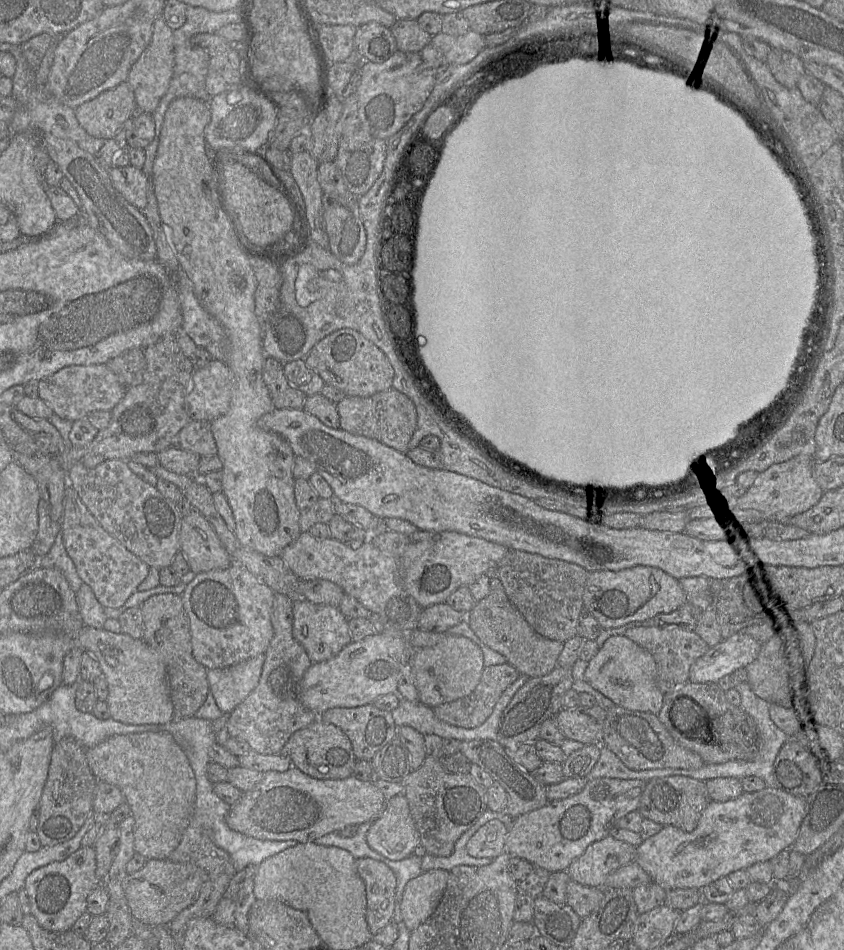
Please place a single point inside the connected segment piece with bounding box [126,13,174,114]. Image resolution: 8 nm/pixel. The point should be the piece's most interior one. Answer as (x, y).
(149, 77)

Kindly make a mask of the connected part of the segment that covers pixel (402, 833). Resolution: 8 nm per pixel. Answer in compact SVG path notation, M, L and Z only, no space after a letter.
M404 794L386 802L384 811L369 828L366 841L374 851L393 861L413 854L421 840Z

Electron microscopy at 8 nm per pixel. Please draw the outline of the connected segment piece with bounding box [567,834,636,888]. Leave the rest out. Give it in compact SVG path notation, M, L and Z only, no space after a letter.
M611 834L601 840L590 844L584 853L574 860L567 873L570 879L582 885L604 888L608 876L623 865L633 862L636 855L636 847L614 838Z

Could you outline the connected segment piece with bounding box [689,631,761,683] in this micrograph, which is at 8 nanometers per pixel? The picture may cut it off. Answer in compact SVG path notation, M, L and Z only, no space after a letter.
M743 631L722 640L698 658L690 668L689 681L717 683L724 676L753 662L761 649L761 643Z

